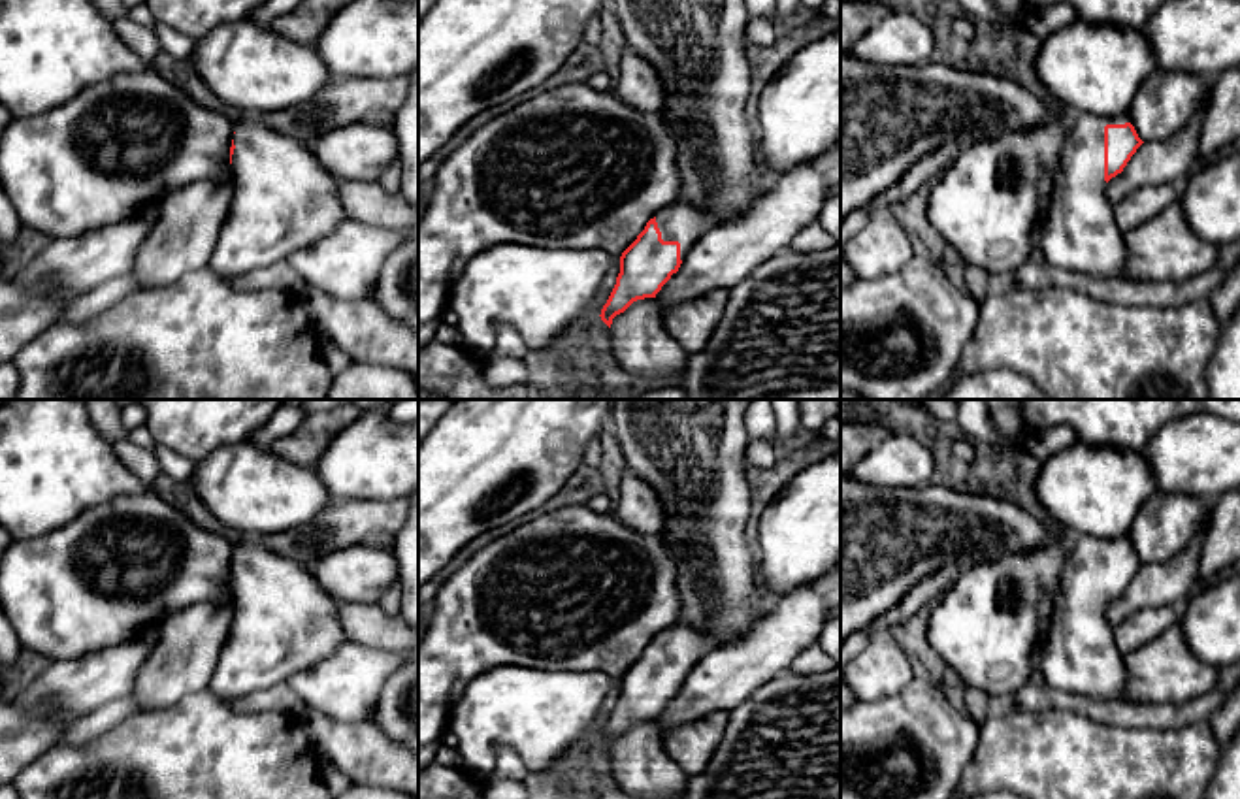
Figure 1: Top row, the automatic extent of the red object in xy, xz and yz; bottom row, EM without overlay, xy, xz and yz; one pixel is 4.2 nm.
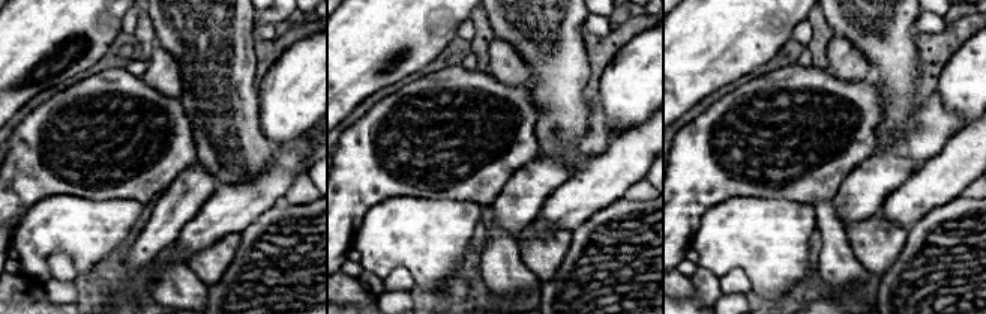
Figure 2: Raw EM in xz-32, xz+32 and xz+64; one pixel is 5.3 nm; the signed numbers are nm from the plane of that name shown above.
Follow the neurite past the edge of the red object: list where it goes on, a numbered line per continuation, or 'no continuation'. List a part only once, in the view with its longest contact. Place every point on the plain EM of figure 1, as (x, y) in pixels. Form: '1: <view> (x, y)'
1: yz (1078, 654)

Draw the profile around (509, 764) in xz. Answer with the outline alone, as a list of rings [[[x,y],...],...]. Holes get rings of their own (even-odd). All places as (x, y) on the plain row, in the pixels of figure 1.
[[[501,746],[492,775],[498,778],[524,780],[528,767],[513,748]]]

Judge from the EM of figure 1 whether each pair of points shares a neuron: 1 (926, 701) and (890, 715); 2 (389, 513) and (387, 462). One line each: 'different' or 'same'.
1: same
2: different

